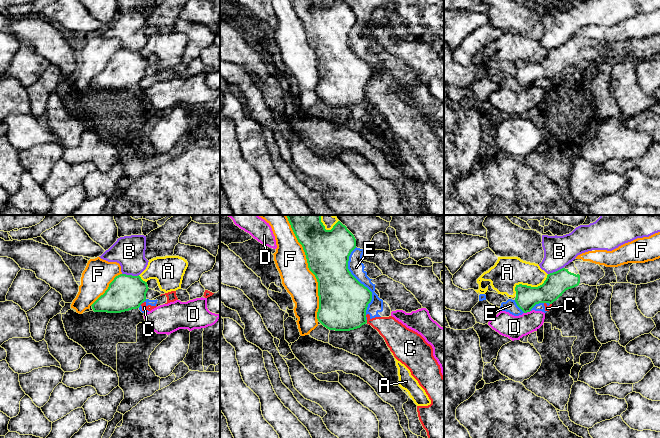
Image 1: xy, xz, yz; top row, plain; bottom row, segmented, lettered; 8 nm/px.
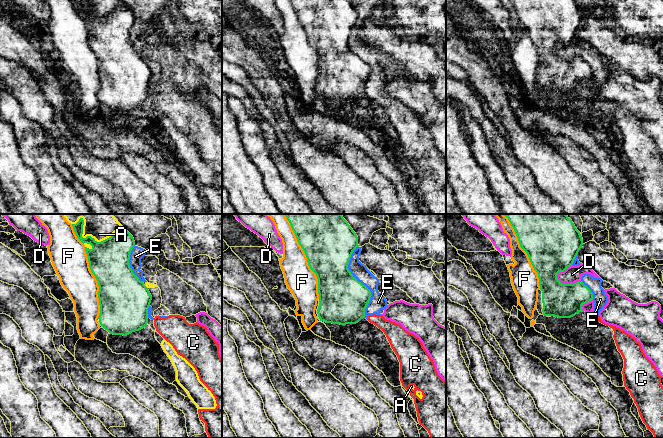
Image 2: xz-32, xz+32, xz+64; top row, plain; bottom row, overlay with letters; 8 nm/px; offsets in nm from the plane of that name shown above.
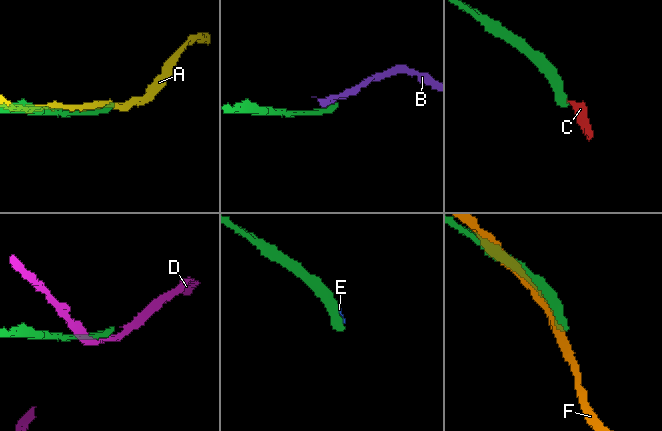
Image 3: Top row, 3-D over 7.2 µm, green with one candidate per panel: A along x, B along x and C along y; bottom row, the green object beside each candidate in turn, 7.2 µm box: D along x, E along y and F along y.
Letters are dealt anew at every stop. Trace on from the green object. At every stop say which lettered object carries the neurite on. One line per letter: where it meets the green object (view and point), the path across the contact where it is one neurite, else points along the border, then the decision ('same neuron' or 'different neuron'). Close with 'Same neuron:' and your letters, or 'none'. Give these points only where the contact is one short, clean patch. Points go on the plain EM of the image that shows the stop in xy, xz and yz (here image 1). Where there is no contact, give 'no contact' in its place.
A: yz (530, 62) | different neuron
B: xy (130, 51) | different neuron
C: xz (366, 97) | along xz (366, 96), (367, 98) | different neuron
D: yz (527, 87) | different neuron
E: xz (358, 57) | different neuron
F: xz (311, 47) | different neuron
Same neuron: none

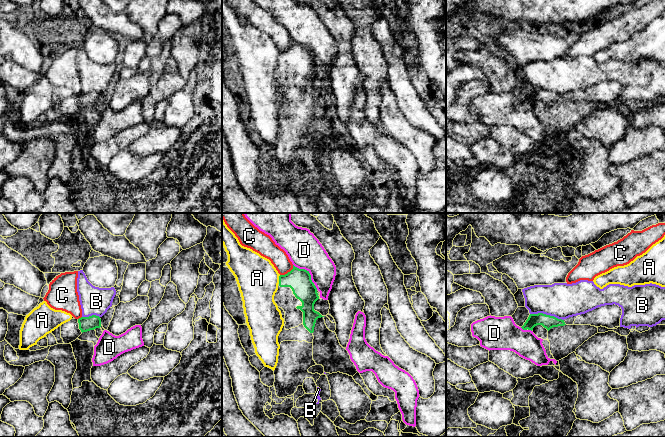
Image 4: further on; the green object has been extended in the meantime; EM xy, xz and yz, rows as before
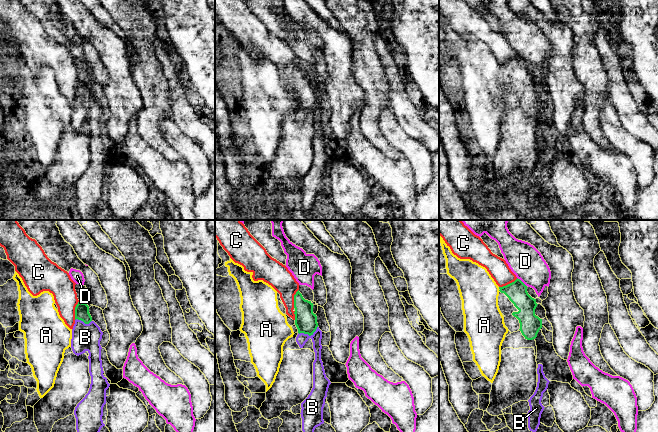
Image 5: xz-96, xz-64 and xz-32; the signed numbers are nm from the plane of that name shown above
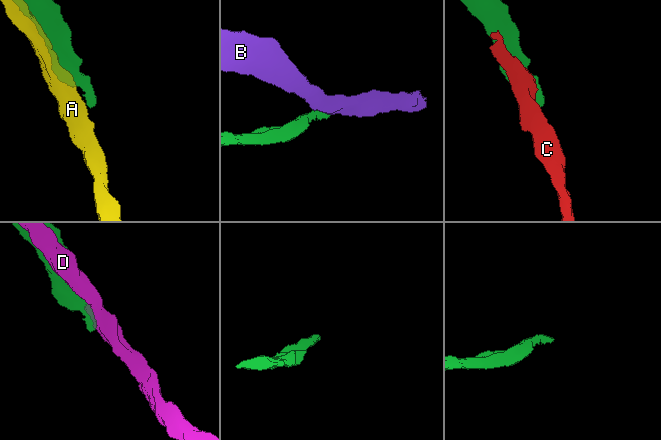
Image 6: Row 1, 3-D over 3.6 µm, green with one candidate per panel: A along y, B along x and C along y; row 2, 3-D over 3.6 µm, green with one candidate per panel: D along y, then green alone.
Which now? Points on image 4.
A: xz (279, 55) | different neuron
B: yz (547, 91) | along yz (530, 89), (545, 89), (563, 96) | different neuron
C: xz (288, 48) | different neuron
D: xz (306, 46) | different neuron
Same neuron: none

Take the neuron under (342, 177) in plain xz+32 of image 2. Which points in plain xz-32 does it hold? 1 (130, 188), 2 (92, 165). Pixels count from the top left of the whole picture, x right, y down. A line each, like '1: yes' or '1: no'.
1: yes
2: yes

